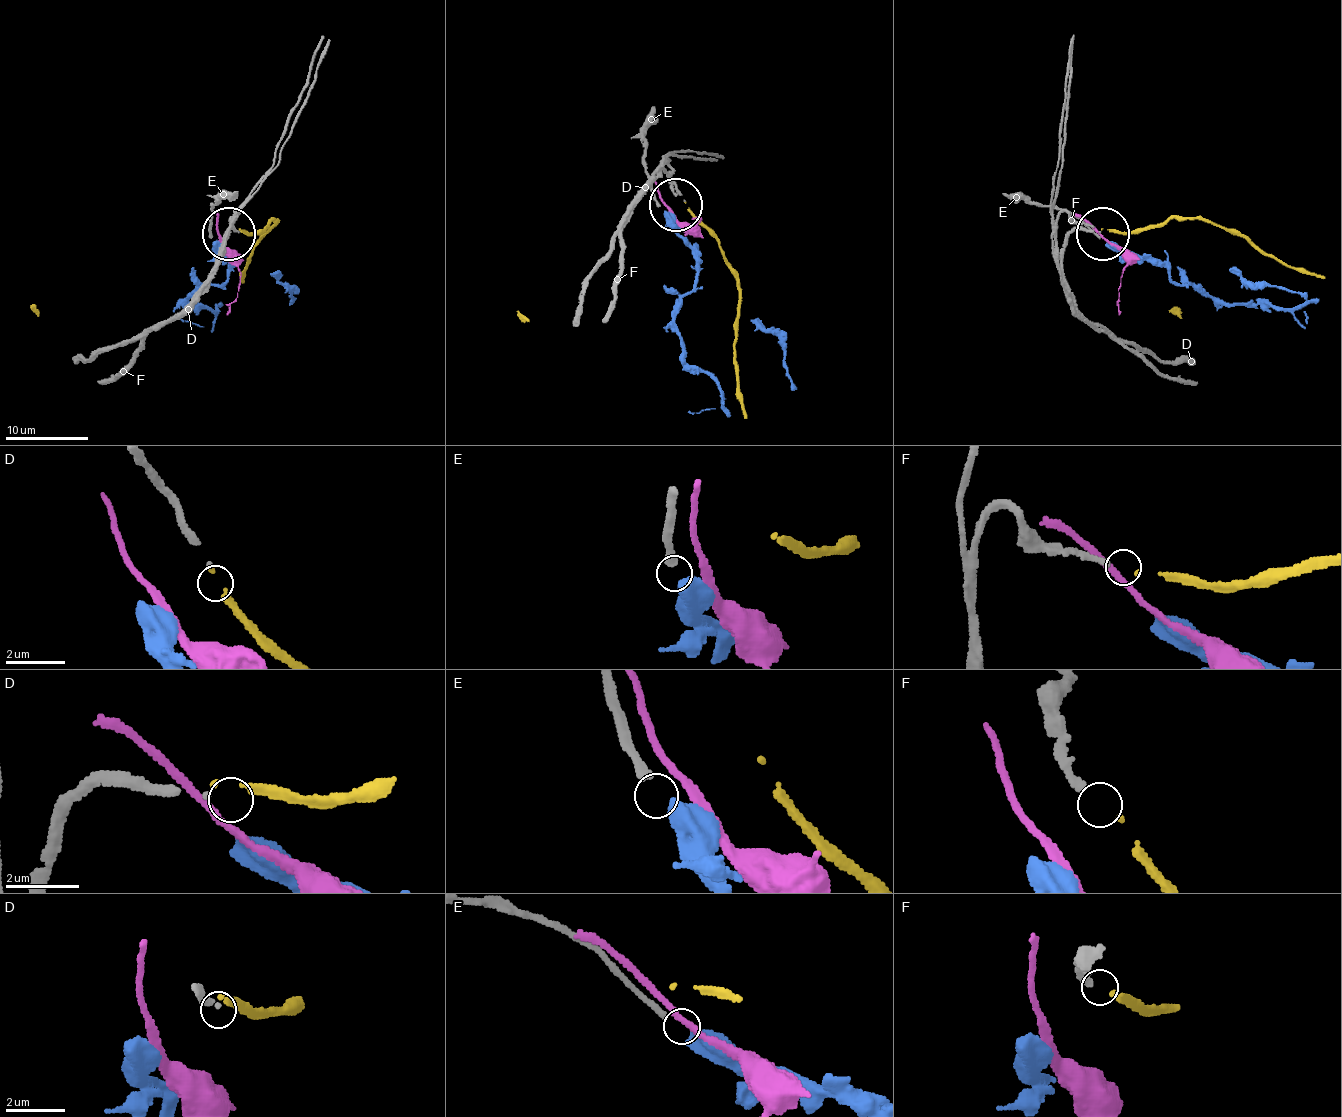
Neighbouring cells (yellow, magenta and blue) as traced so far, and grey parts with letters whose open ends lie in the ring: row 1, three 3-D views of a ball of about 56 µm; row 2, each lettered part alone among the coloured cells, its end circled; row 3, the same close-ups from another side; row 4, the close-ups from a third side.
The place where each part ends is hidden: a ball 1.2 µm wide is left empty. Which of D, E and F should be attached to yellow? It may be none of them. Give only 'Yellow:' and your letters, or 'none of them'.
Yellow: F

